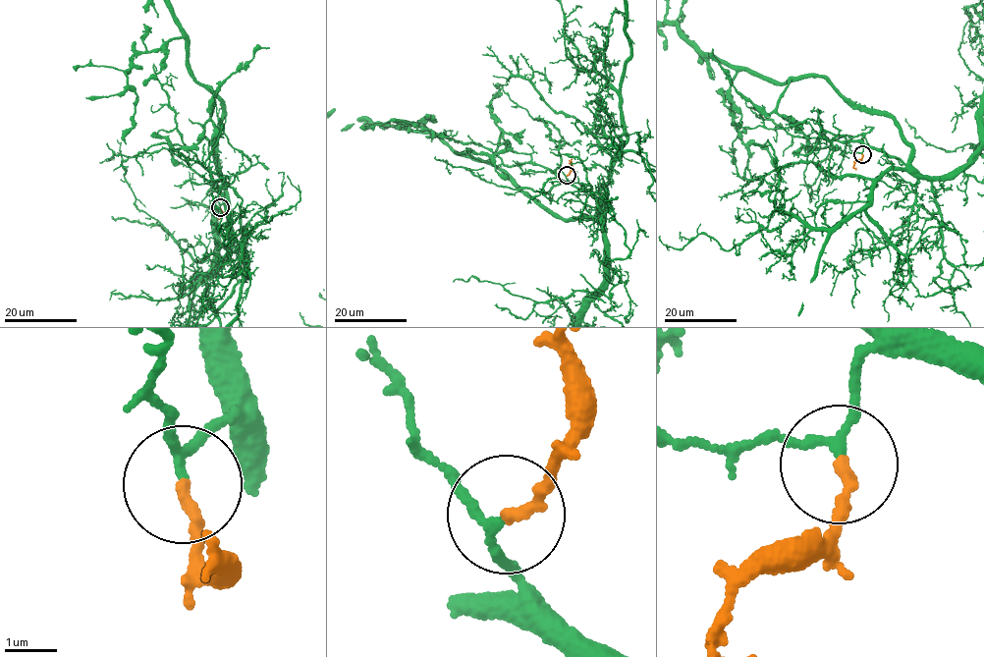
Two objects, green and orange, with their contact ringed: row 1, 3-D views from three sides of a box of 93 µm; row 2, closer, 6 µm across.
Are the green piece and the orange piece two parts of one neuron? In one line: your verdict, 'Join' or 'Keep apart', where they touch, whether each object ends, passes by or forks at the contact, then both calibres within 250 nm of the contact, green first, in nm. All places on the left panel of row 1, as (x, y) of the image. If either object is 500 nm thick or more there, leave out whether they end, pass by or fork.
Join. Place: (220, 207). At the ring green passes by. At the ring orange ends. Thickness 140 nm (green) against 200 nm

